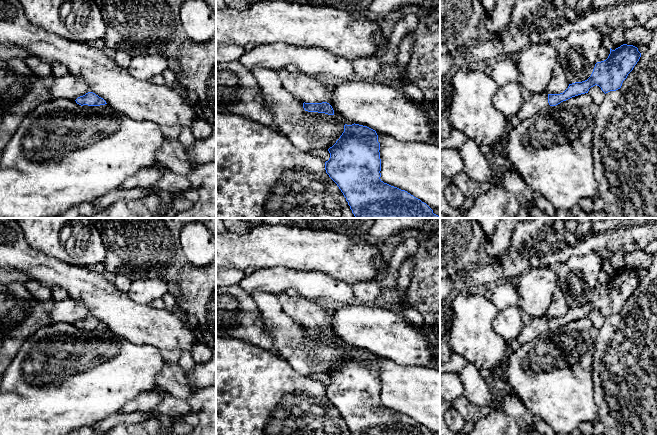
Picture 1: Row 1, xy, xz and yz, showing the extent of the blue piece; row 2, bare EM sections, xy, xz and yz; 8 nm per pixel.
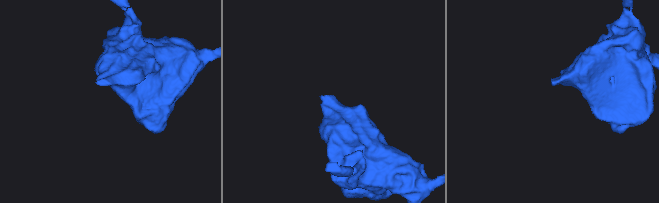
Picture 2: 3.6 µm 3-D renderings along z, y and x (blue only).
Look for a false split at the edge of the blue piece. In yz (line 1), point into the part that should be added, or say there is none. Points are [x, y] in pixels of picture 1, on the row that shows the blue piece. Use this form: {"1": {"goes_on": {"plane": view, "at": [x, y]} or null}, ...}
{"1": {"goes_on": {"plane": "yz", "at": [534, 103]}}}

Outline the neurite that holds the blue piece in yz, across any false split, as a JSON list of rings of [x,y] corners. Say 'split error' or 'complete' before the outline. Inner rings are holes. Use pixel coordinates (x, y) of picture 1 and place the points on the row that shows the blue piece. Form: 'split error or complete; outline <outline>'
split error; outline [[[623,44],[615,50],[610,48],[608,58],[595,64],[587,80],[569,84],[568,88],[560,94],[546,92],[530,94],[524,99],[519,111],[511,120],[512,125],[521,123],[549,106],[556,106],[572,97],[588,93],[589,89],[595,85],[599,86],[605,94],[620,89],[640,57],[641,53],[633,45]]]

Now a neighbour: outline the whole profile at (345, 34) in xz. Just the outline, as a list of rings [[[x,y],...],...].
[[[260,0],[243,10],[227,8],[216,11],[216,43],[241,46],[248,43],[257,46],[280,43],[294,47],[315,47],[350,61],[376,55],[378,44],[373,38],[376,32],[380,32],[388,44],[389,28],[384,23],[368,19],[363,13],[284,0]]]

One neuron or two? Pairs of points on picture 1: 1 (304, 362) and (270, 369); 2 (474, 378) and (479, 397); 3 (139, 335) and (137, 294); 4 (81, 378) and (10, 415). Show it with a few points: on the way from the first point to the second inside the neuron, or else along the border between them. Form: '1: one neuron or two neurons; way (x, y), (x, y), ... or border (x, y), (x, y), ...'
1: two neurons; border (294, 369), (301, 375), (306, 376)
2: one neuron; way (474, 383), (479, 392)
3: two neurons; border (126, 293), (132, 300), (138, 303), (150, 304)
4: one neuron; way (63, 387), (60, 390), (50, 390), (28, 412)

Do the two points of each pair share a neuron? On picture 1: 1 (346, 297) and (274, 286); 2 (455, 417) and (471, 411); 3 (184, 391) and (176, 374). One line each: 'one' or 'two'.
1: one
2: two
3: one

